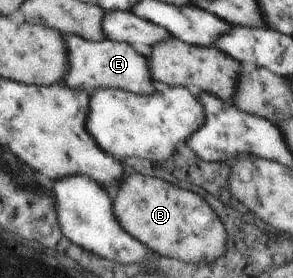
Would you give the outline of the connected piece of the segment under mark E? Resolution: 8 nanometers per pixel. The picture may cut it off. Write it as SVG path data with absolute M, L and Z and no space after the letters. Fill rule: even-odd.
M64 36L68 40L68 52L72 60L72 74L68 74L68 80L65 82L68 86L75 87L76 90L86 90L91 95L103 88L117 88L144 96L152 96L158 92L158 82L152 74L152 64L135 46L112 39L96 42L83 36Z

